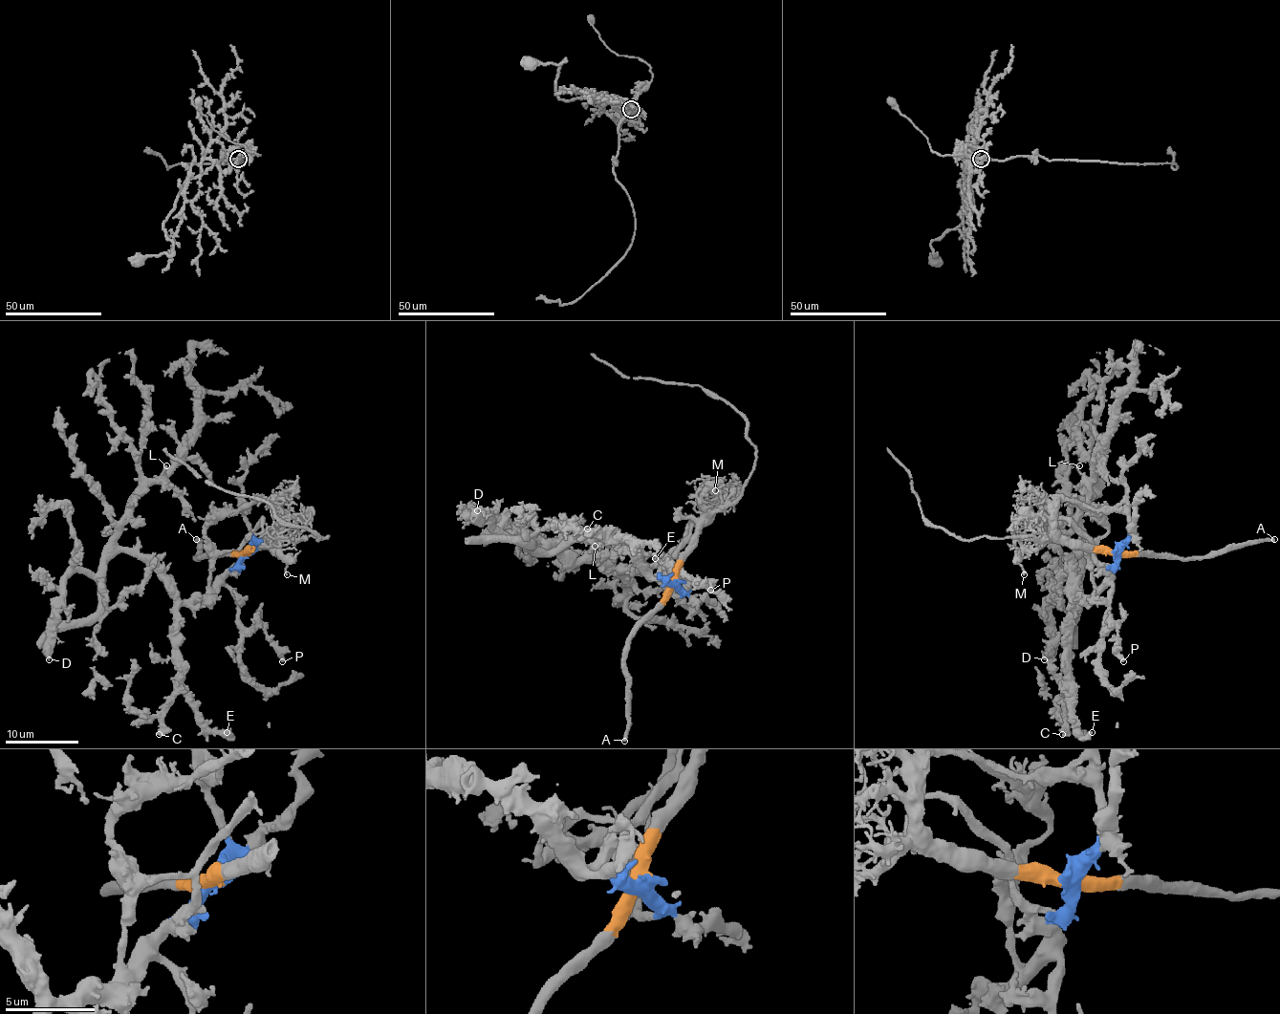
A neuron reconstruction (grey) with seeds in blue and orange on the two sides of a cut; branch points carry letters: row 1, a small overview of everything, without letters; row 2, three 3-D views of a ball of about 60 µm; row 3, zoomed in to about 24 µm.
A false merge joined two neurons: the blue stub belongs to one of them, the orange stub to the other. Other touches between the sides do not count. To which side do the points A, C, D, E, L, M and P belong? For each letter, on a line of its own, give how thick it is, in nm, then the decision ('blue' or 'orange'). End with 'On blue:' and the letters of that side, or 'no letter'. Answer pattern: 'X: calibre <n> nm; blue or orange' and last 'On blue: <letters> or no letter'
A: calibre 400 nm; orange
C: calibre 360 nm; blue
D: calibre 380 nm; blue
E: calibre 420 nm; blue
L: calibre 220 nm; blue
M: calibre 200 nm; orange
P: calibre 440 nm; blue
On blue: C, D, E, L, P

